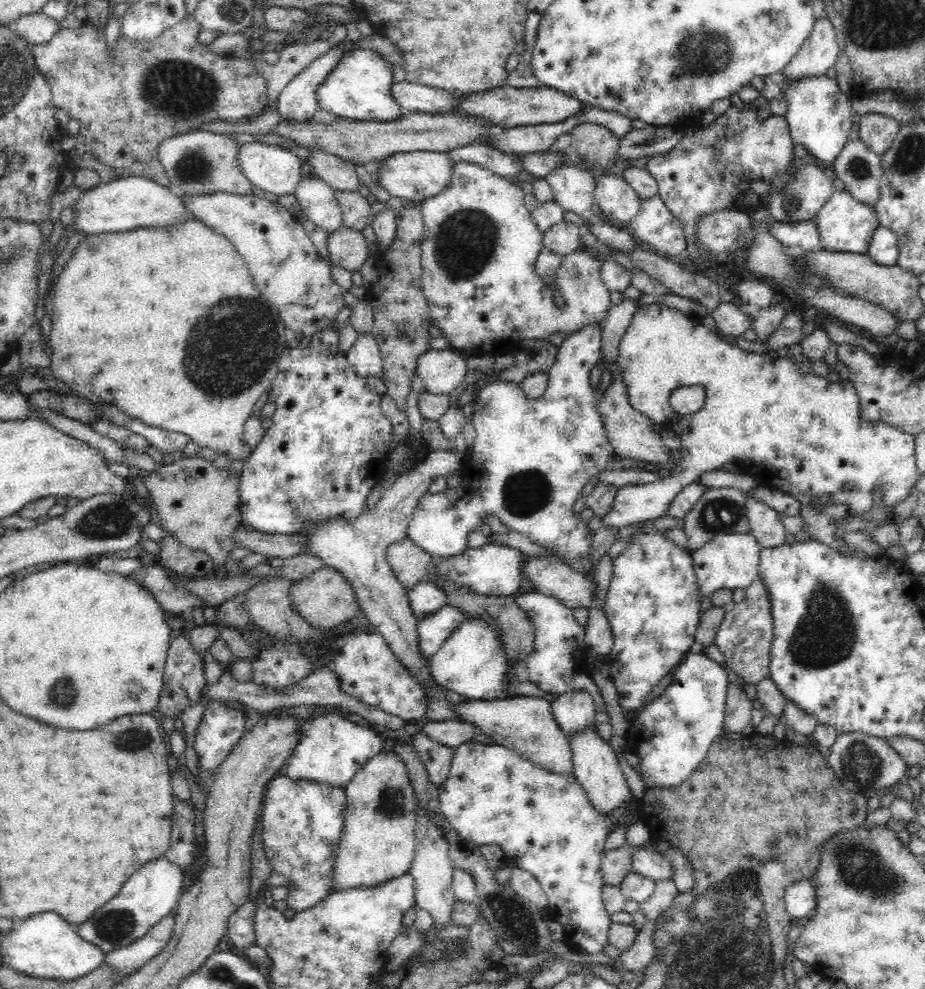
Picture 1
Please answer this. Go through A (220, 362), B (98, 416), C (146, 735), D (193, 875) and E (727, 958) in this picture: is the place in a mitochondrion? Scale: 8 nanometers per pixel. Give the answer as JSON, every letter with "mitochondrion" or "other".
{"A":"mitochondrion","B":"other","C":"mitochondrion","D":"other","E":"mitochondrion"}

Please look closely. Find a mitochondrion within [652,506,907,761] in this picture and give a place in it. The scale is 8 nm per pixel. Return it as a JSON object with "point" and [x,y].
{"point":[825,635]}

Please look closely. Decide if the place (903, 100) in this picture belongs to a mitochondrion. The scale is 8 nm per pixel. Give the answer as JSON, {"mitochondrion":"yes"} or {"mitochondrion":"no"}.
{"mitochondrion":"no"}

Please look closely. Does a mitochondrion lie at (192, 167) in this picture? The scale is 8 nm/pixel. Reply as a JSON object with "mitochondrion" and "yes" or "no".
{"mitochondrion":"yes"}

